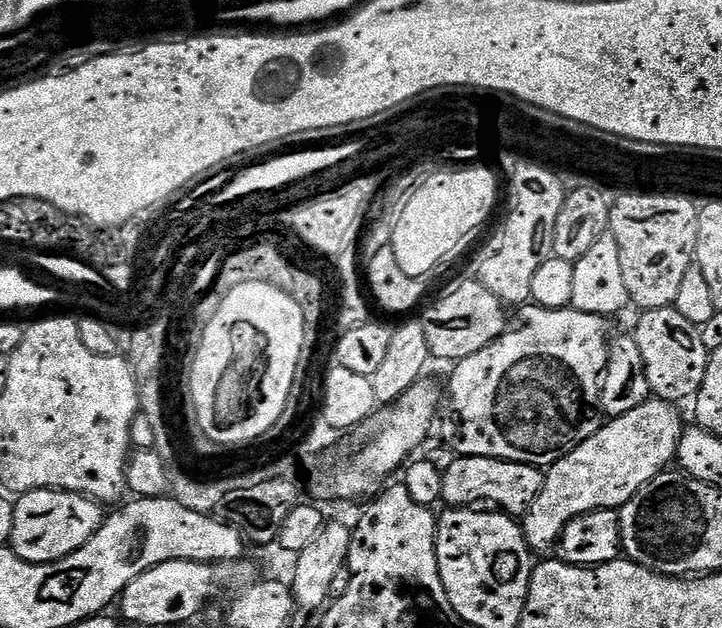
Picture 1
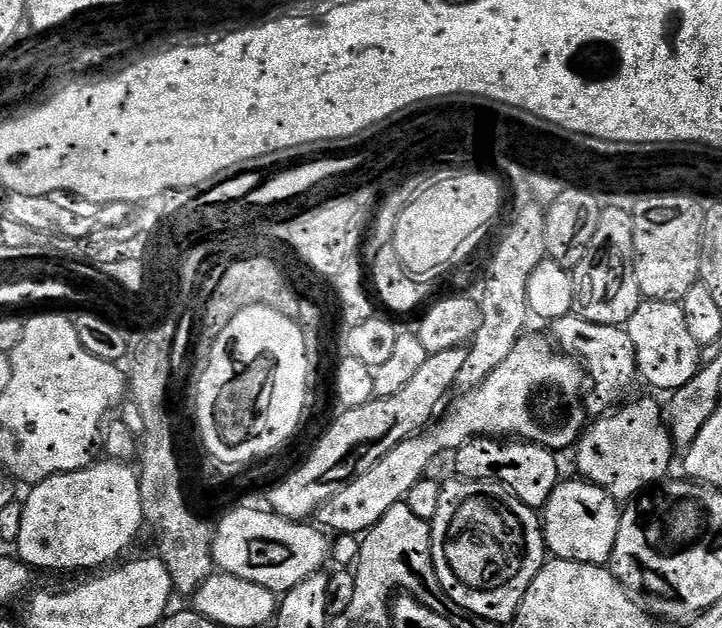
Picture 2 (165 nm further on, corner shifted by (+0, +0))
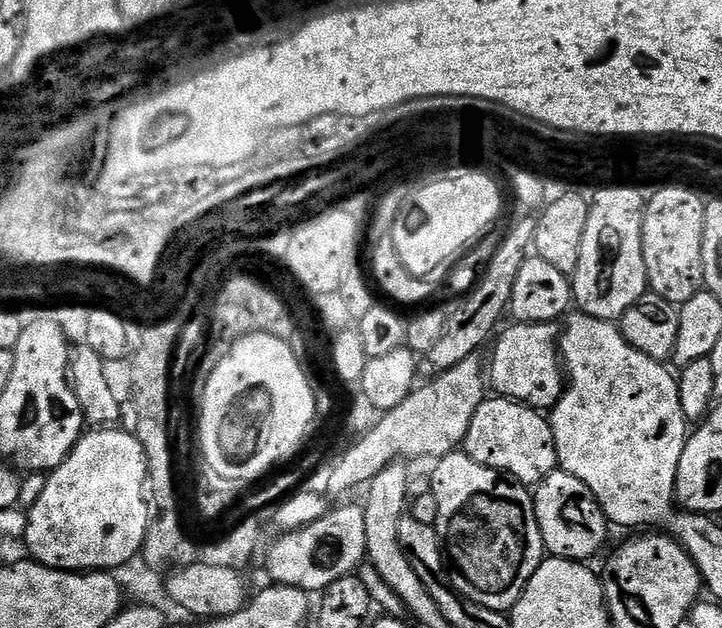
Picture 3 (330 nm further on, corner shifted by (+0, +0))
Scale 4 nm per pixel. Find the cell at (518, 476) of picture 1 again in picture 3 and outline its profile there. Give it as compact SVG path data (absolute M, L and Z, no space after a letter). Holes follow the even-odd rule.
M507 398L484 399L470 422L462 450L474 462L505 473L525 486L535 486L557 471L556 443L549 417L543 411Z

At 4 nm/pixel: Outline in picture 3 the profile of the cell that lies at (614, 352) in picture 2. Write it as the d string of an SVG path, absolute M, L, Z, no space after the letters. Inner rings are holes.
M512 322L509 325L504 333L501 331L495 337L491 345L492 364L490 360L486 368L487 379L491 387L493 384L500 391L497 393L501 397L516 400L519 404L529 404L537 410L550 410L560 401L566 387L566 373L558 351L562 335L561 325L556 322L550 324Z

